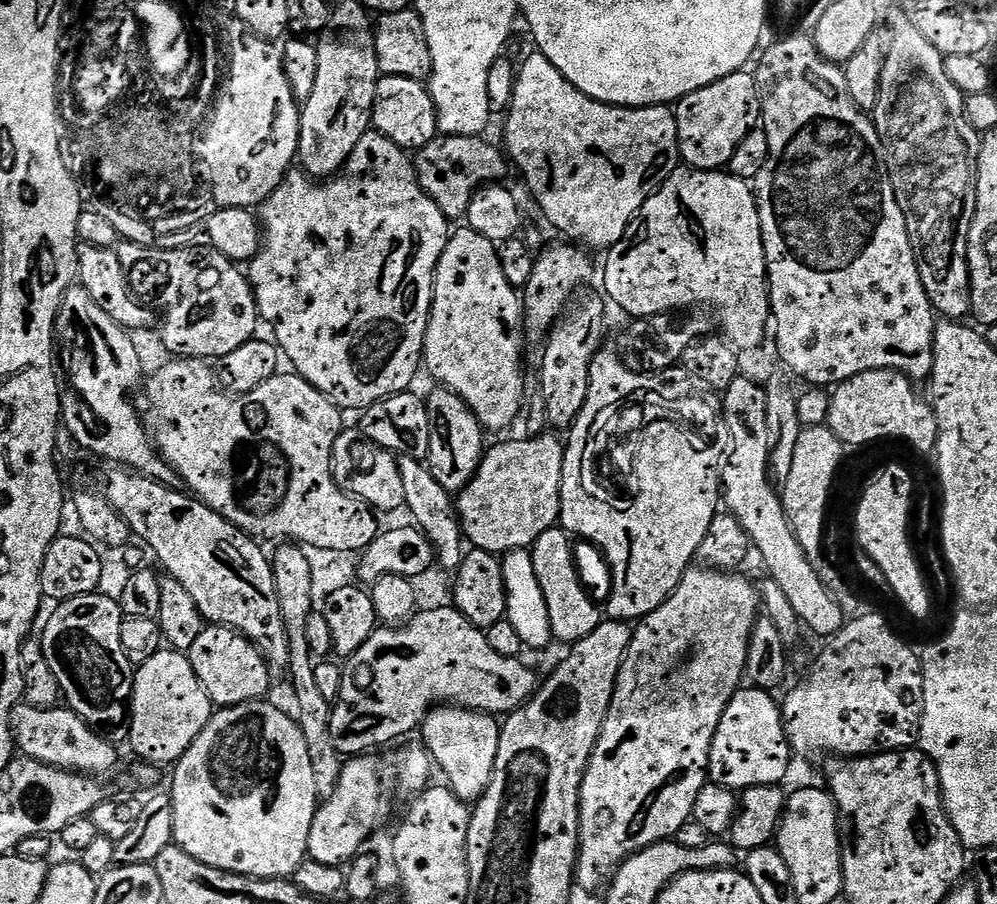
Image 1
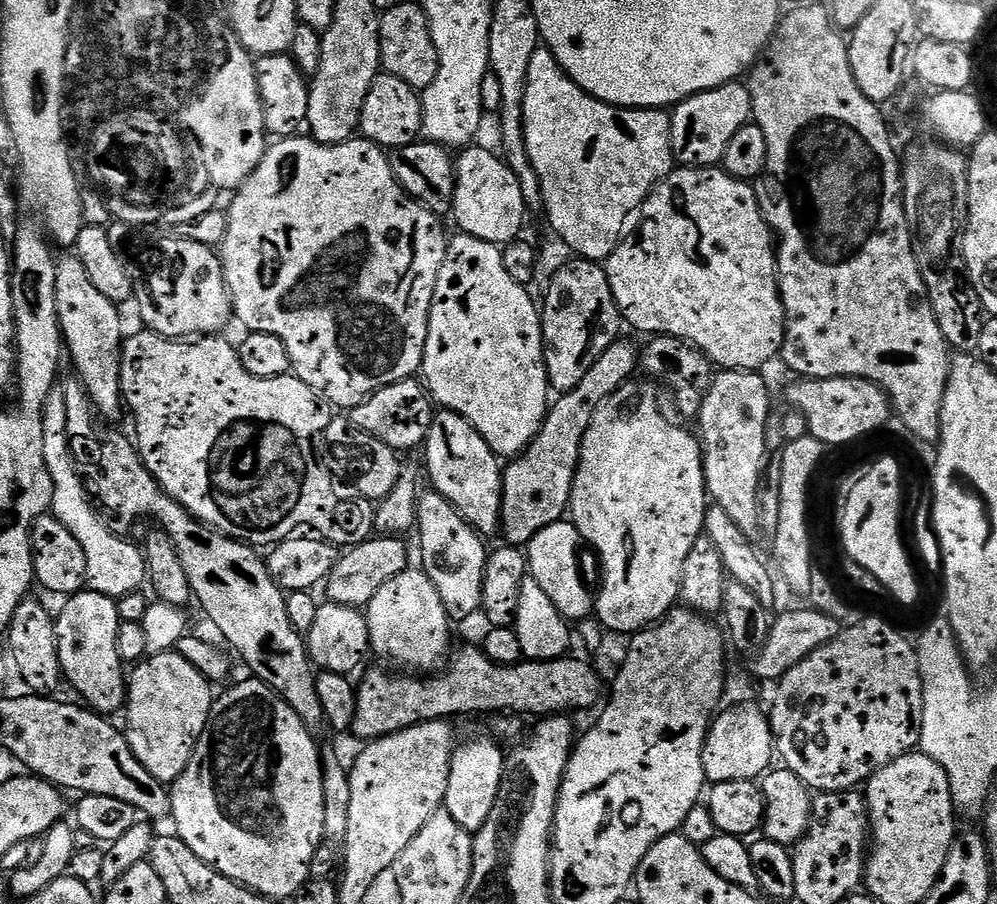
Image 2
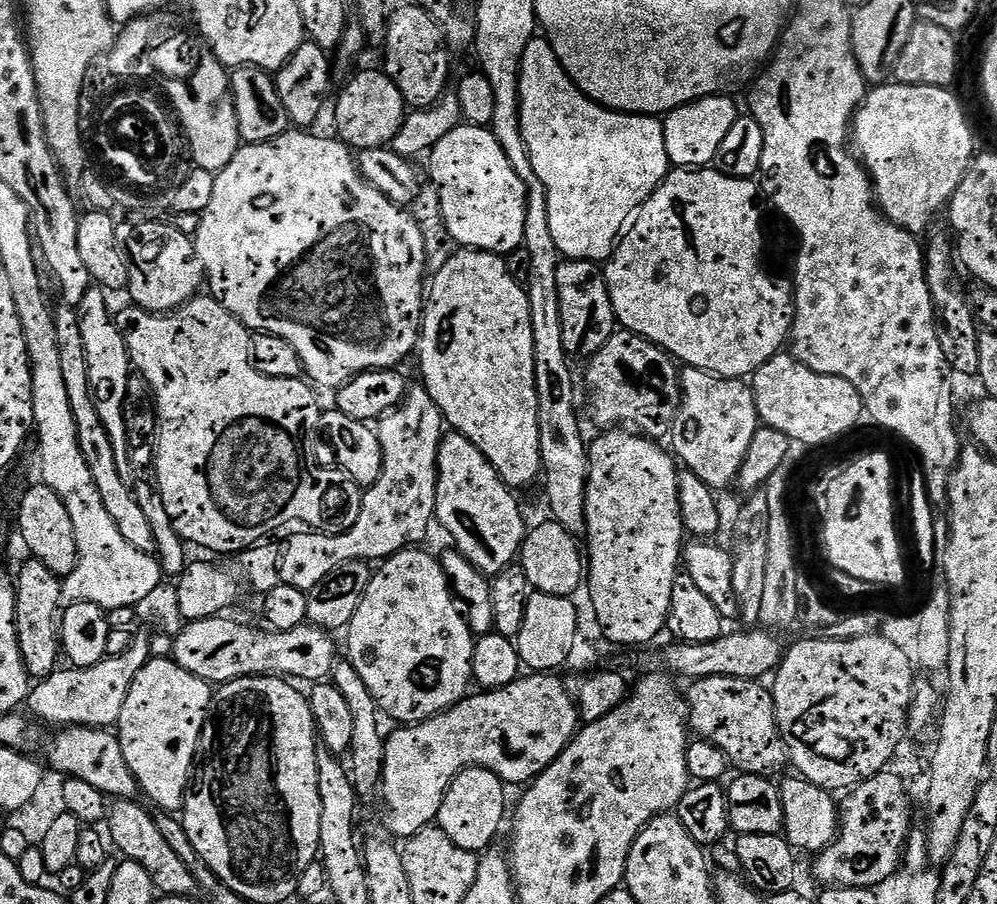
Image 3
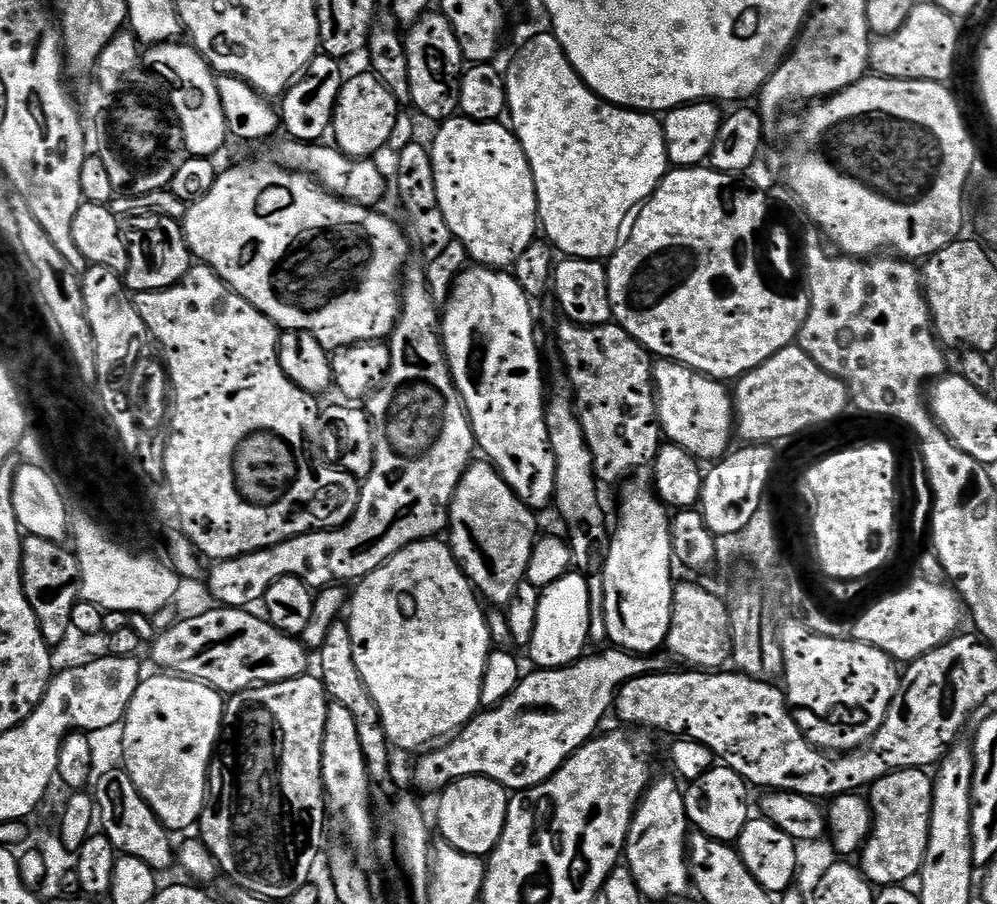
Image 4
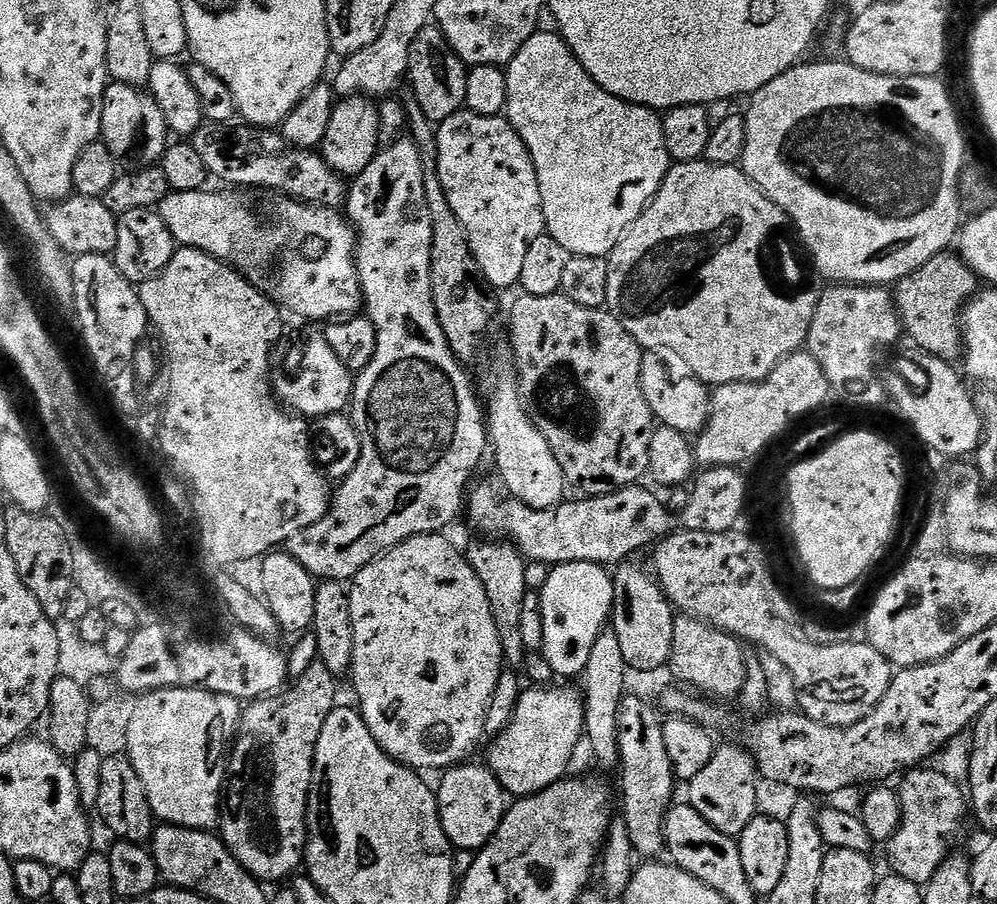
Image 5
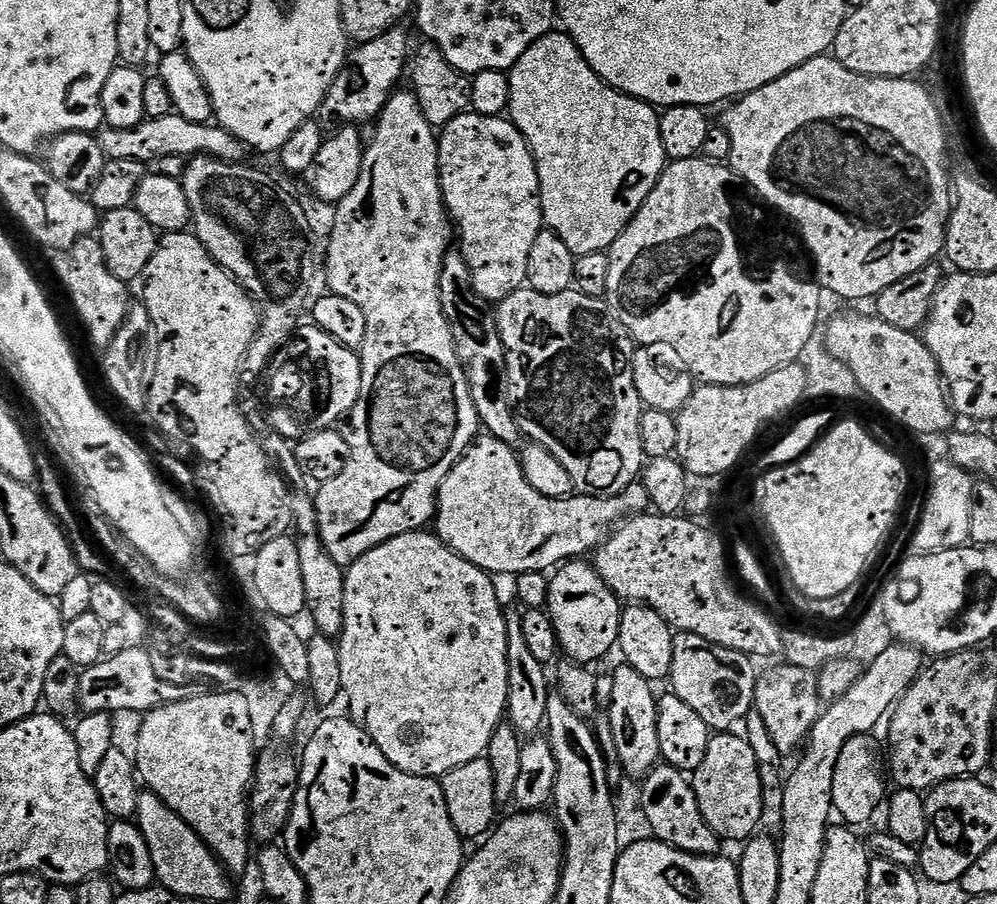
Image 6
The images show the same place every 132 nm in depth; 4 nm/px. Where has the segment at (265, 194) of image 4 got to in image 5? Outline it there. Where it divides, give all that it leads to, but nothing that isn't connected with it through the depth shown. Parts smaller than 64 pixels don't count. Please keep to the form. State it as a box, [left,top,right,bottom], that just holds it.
[158,192,364,322]

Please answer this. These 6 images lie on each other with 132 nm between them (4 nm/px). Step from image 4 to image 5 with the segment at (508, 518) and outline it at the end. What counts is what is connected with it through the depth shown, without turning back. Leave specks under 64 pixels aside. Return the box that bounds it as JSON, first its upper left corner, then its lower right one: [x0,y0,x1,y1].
[466,539,529,669]

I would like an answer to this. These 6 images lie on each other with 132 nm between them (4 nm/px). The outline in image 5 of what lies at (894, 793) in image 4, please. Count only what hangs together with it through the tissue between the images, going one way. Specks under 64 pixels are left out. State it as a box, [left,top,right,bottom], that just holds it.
[886,766,970,886]

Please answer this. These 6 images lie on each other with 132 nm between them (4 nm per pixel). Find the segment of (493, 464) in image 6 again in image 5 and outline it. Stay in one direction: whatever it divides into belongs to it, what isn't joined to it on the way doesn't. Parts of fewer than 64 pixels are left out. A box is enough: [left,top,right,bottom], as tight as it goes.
[466,484,677,566]

